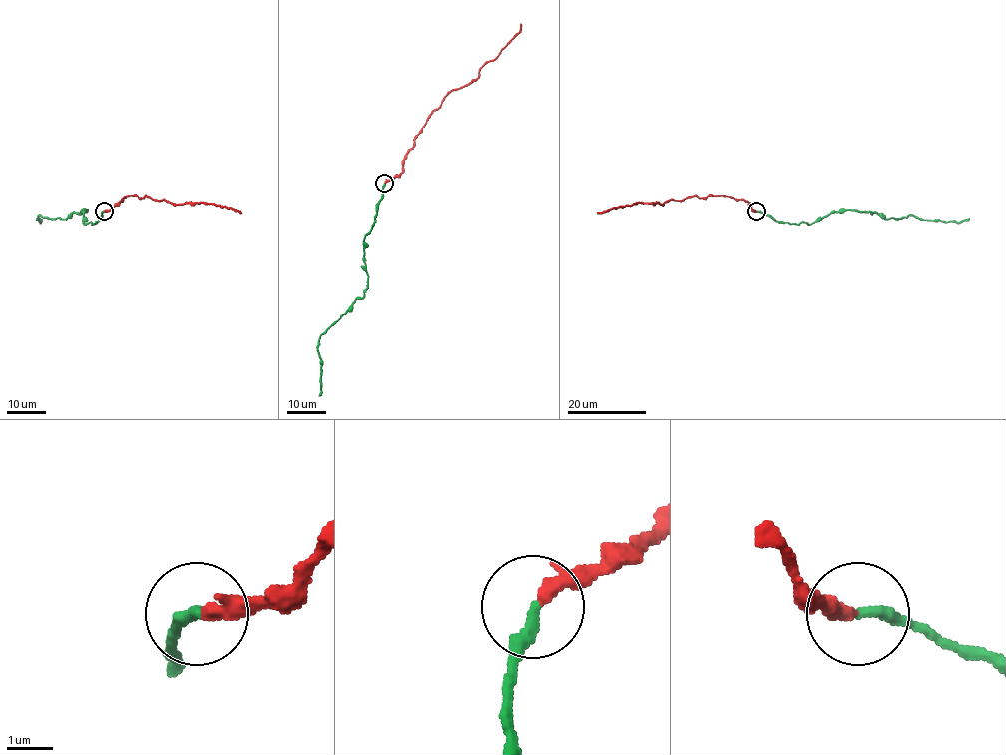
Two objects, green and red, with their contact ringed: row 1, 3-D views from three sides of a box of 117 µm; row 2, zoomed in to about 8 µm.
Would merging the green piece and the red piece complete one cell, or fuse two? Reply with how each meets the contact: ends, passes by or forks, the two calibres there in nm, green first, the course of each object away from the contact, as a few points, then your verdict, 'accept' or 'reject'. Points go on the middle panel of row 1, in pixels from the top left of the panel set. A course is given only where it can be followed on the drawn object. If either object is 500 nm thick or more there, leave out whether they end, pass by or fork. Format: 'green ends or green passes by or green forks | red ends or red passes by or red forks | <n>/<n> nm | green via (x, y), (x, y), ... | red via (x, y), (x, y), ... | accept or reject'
green ends | red passes by | 280/220 nm | green via (384, 183), (374, 225), (365, 236), (363, 256), (367, 286), (364, 296), (356, 299), (319, 338), (319, 396) | red via (385, 183), (403, 171), (406, 154), (428, 116), (452, 90), (473, 82), (521, 24) | accept

